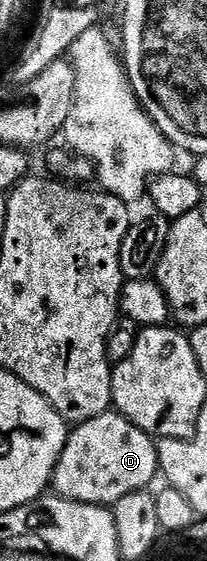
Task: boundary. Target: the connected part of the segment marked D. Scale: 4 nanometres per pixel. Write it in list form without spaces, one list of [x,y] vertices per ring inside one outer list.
[[[109,410],[70,429],[55,467],[53,492],[64,500],[113,506],[129,494],[150,489],[159,475],[156,441],[119,412]]]

